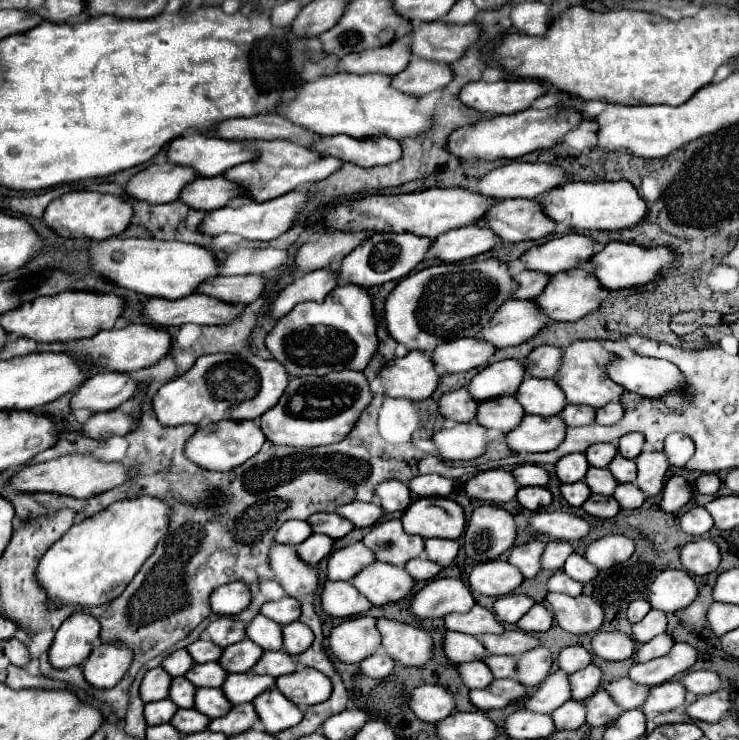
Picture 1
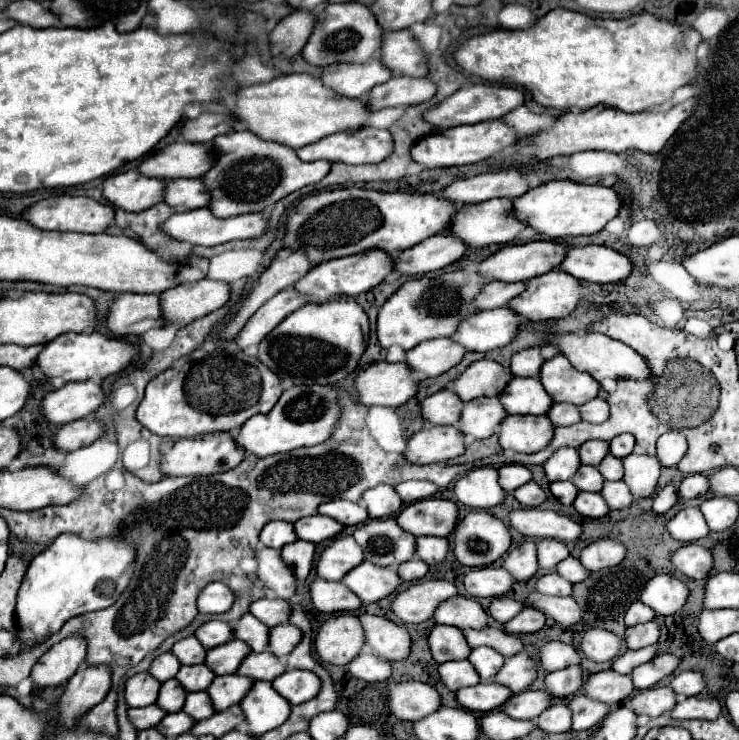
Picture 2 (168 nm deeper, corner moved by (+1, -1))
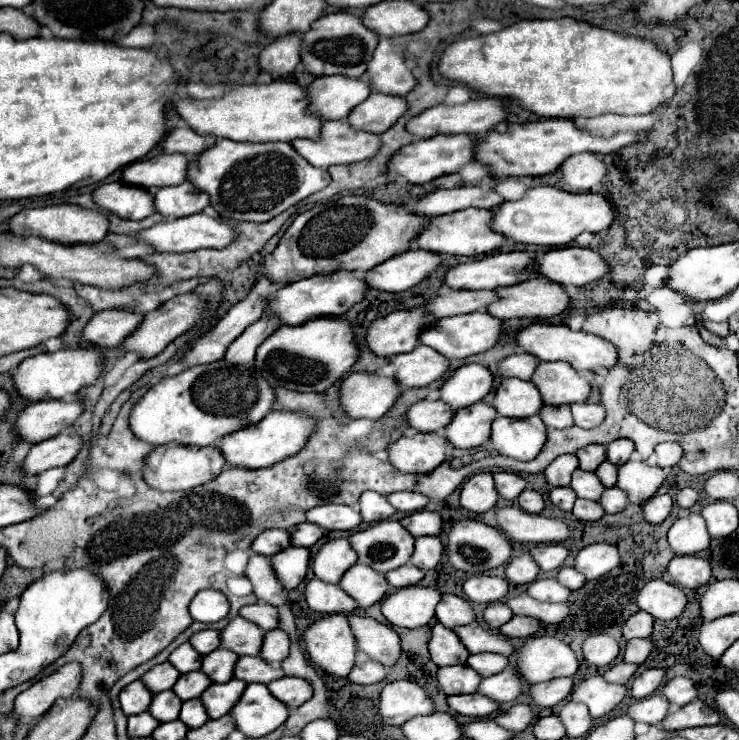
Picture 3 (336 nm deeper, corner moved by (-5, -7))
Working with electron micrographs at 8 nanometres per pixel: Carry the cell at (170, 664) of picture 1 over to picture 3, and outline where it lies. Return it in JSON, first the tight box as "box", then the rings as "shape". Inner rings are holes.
{"box":[140,662,180,692],"shape":[[[164,662],[164,664],[158,664],[154,666],[152,670],[148,670],[140,680],[154,692],[164,692],[164,690],[170,690],[176,680],[180,678],[180,672],[170,664],[170,662]]]}

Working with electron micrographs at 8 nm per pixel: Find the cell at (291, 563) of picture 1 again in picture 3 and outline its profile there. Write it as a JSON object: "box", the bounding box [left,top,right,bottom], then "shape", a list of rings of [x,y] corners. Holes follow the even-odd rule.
{"box":[246,554,286,606],"shape":[[[252,554],[248,568],[246,568],[246,576],[254,586],[254,594],[258,596],[260,602],[264,604],[272,604],[272,606],[282,606],[286,604],[286,590],[280,584],[278,576],[272,570],[272,562],[268,556],[262,554]]]}

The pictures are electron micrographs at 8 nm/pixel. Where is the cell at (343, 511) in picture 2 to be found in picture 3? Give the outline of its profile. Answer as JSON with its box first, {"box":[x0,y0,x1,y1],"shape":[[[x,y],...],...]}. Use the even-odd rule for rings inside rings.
{"box":[308,504,362,530],"shape":[[[326,504],[308,510],[308,522],[314,522],[326,530],[356,530],[362,524],[362,516],[352,506]]]}

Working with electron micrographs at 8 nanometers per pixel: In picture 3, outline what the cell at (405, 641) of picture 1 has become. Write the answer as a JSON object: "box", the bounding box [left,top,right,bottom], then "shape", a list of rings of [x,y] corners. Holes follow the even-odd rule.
{"box":[348,614,402,666],"shape":[[[348,614],[348,622],[356,636],[358,650],[366,652],[372,660],[384,666],[394,666],[398,662],[398,658],[402,656],[400,636],[390,624],[380,624],[374,618],[356,614]]]}

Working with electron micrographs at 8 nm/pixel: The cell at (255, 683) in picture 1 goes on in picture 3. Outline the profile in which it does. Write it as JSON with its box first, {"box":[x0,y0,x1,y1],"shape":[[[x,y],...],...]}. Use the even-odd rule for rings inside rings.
{"box":[200,678,248,718],"shape":[[[232,678],[230,682],[224,682],[224,684],[212,684],[200,698],[202,704],[206,706],[208,716],[210,718],[226,716],[234,708],[234,704],[240,700],[246,686],[248,684],[244,684],[242,680],[236,680],[236,678]]]}

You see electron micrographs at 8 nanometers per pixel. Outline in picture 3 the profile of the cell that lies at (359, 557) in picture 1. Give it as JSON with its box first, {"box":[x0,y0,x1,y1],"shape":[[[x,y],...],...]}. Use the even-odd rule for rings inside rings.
{"box":[312,540,358,584],"shape":[[[330,540],[326,542],[312,562],[312,572],[318,580],[338,584],[344,572],[358,562],[358,556],[348,540]]]}

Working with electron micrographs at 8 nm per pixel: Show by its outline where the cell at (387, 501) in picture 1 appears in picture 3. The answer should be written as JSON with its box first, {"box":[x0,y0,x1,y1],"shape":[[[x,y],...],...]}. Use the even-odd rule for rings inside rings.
{"box":[360,492,396,524],"shape":[[[364,492],[360,496],[360,514],[364,518],[364,522],[372,524],[372,522],[382,522],[386,518],[390,518],[392,514],[396,514],[396,508],[386,500],[386,496],[378,494],[378,492]]]}

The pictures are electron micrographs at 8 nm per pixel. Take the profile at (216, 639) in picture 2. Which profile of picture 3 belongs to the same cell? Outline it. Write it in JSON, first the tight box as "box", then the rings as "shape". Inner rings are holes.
{"box":[190,630,220,656],"shape":[[[202,630],[202,632],[196,632],[196,634],[190,638],[190,644],[192,644],[202,656],[206,656],[208,652],[220,648],[220,632],[218,632],[218,630]]]}

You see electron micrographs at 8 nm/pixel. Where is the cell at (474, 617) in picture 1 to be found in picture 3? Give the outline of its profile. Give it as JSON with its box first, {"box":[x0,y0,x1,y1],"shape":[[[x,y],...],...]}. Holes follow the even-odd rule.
{"box":[436,594,476,628],"shape":[[[444,594],[440,604],[436,606],[436,618],[446,628],[456,628],[456,626],[472,624],[476,620],[476,614],[474,614],[470,602],[462,600],[454,594]]]}

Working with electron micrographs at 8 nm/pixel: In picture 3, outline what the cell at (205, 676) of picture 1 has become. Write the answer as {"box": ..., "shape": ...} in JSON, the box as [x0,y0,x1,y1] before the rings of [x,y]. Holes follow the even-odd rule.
{"box":[172,672,212,700],"shape":[[[186,672],[178,678],[178,684],[172,688],[180,700],[192,700],[192,698],[200,698],[202,692],[212,684],[212,680],[202,672]]]}

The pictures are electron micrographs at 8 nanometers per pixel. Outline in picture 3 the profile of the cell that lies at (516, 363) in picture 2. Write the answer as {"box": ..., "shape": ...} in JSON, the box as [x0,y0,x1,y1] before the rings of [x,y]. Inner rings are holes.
{"box":[498,352,538,380],"shape":[[[524,352],[524,354],[512,354],[506,360],[502,360],[500,366],[498,366],[498,372],[506,378],[514,376],[514,378],[520,378],[520,380],[530,380],[534,376],[536,366],[538,366],[536,356]]]}

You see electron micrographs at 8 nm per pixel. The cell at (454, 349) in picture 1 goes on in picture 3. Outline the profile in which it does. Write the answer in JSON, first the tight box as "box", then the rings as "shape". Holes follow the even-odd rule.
{"box":[390,344,450,388],"shape":[[[418,344],[412,352],[392,356],[390,362],[398,368],[396,380],[402,388],[422,388],[440,380],[450,370],[450,360],[430,346]]]}

